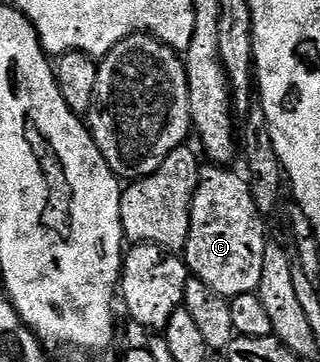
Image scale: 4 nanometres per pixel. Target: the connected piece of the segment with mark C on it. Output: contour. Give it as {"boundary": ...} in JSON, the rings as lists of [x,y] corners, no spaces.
{"boundary":[[[202,165],[193,197],[189,239],[183,251],[190,275],[227,299],[258,293],[267,243],[266,219],[259,212],[248,181],[229,169],[233,168]]]}

